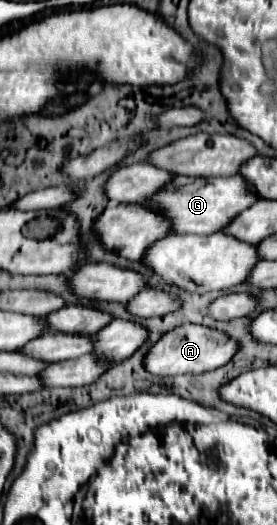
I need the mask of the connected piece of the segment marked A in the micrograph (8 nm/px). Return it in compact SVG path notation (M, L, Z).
M182 325L170 333L166 333L148 353L144 359L144 365L150 373L160 375L160 377L174 377L174 375L184 375L184 373L204 373L218 369L226 365L236 351L240 349L240 343L226 333L202 325Z

